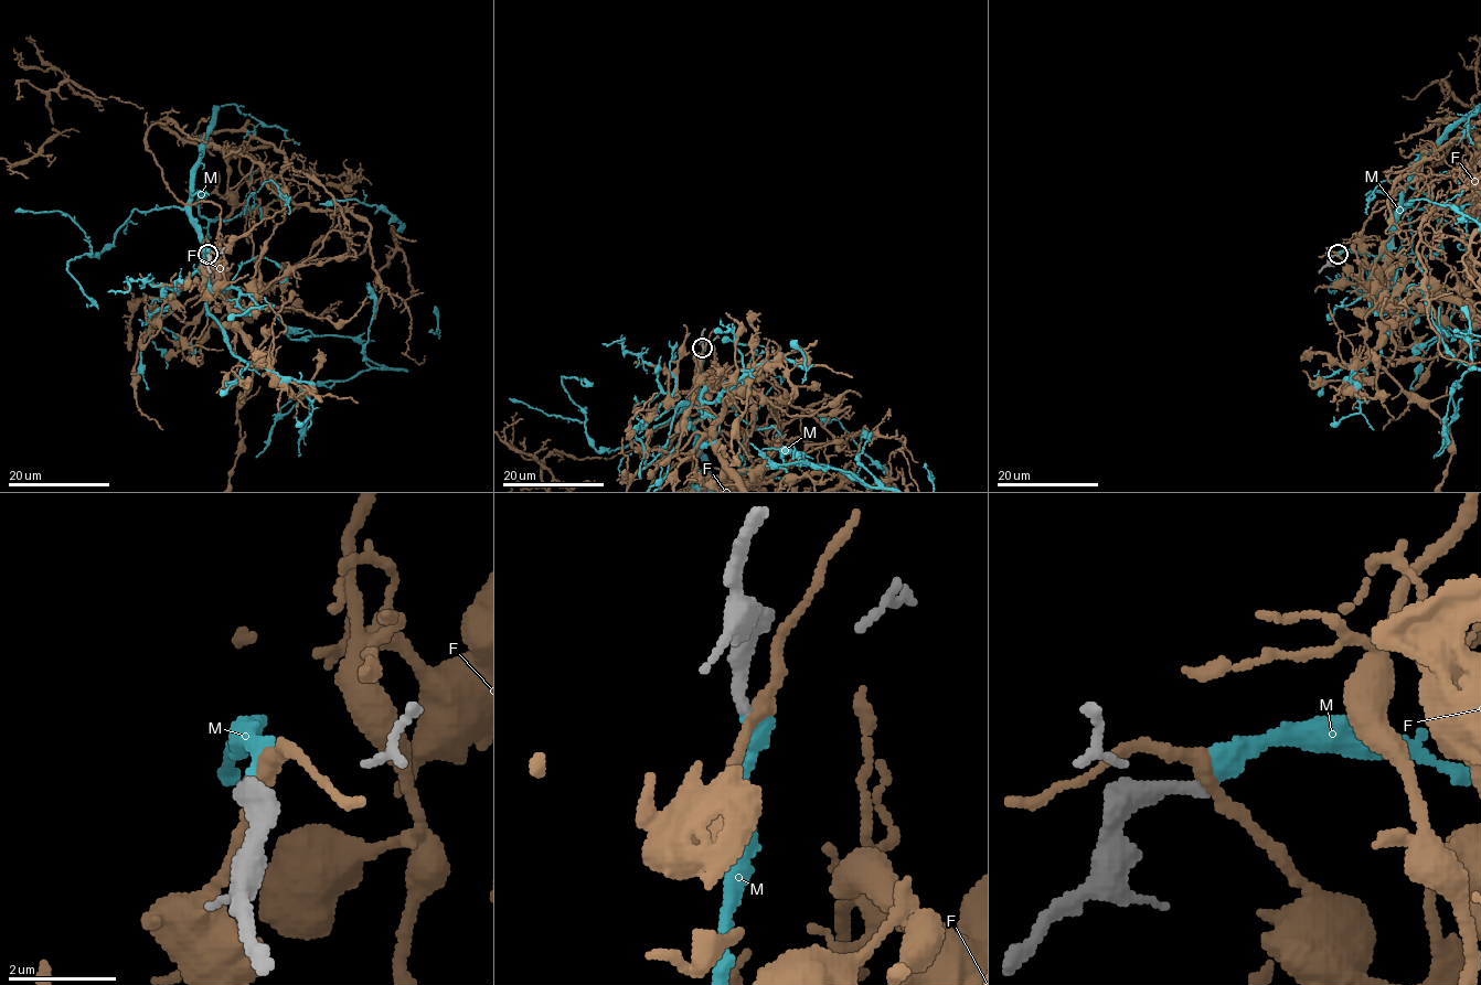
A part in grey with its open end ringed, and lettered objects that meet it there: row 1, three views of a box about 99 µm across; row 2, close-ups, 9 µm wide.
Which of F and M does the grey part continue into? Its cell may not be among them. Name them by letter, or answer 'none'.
M

